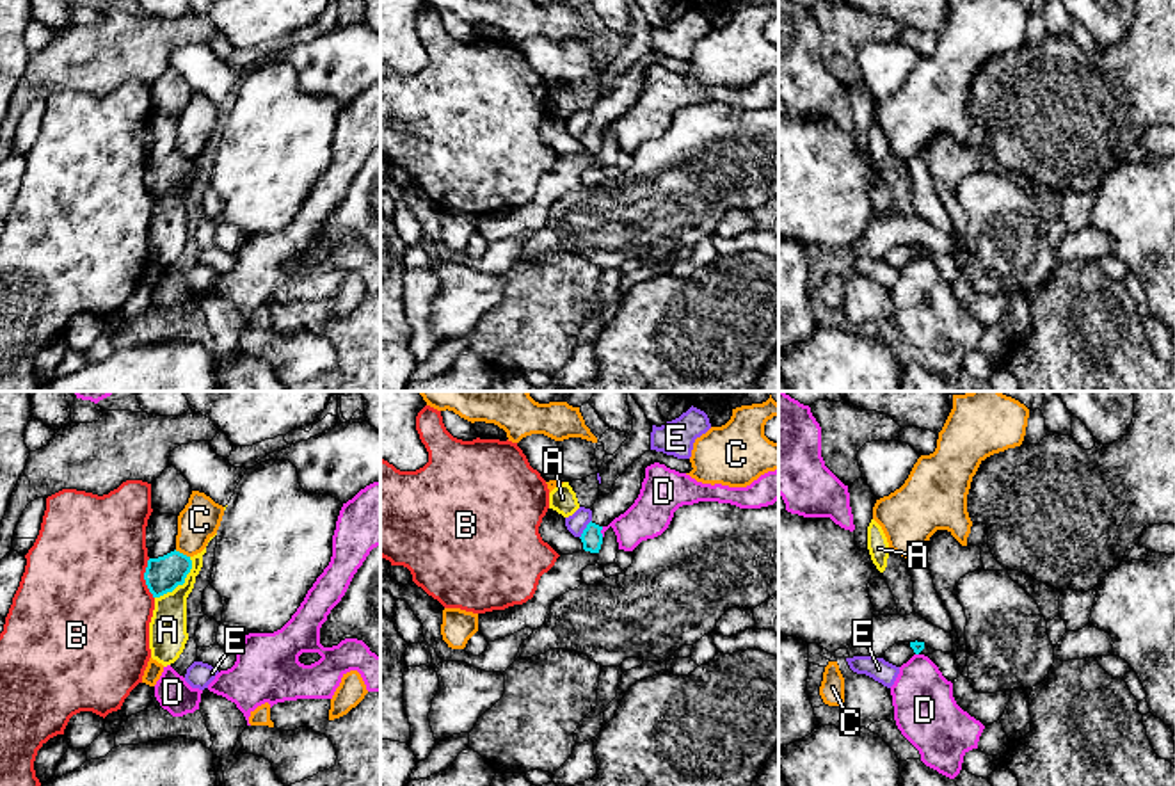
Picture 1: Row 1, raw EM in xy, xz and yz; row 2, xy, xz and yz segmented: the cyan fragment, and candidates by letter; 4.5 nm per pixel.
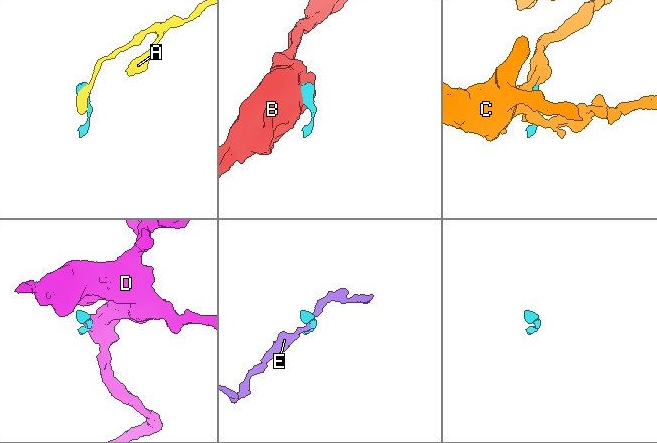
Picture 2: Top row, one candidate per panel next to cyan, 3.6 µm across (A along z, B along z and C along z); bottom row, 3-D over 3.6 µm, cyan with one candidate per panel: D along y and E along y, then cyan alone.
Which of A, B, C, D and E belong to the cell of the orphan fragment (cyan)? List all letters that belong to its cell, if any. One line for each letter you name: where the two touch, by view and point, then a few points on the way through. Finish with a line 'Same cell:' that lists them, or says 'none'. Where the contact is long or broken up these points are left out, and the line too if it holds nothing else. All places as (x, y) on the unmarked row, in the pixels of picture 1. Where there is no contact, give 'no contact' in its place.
Same cell: none

